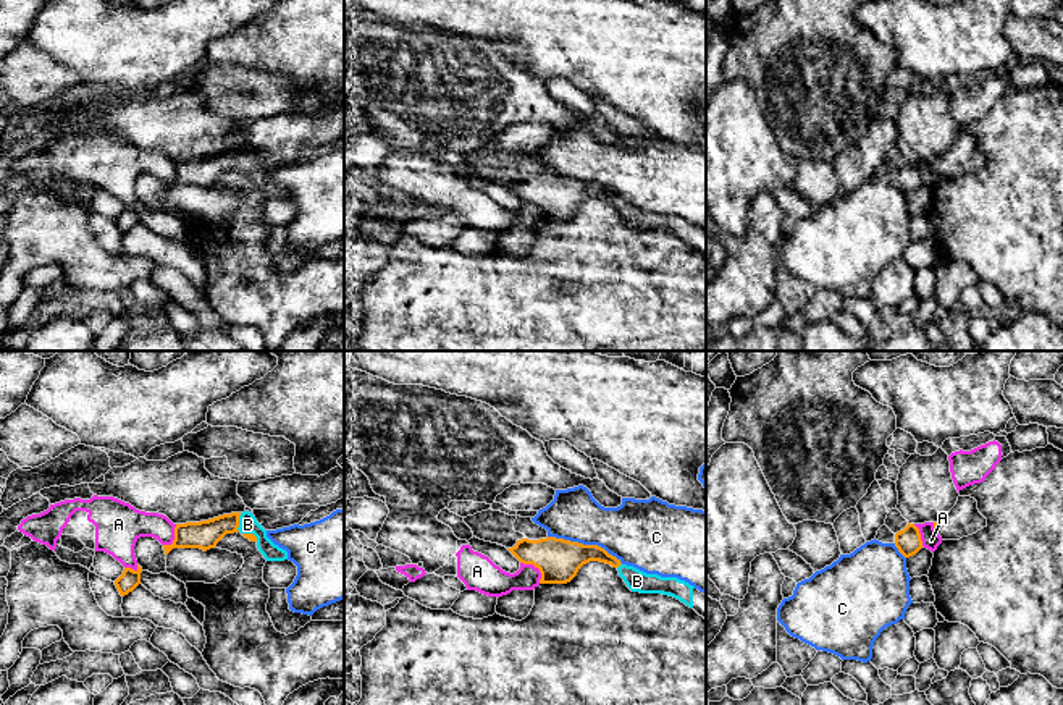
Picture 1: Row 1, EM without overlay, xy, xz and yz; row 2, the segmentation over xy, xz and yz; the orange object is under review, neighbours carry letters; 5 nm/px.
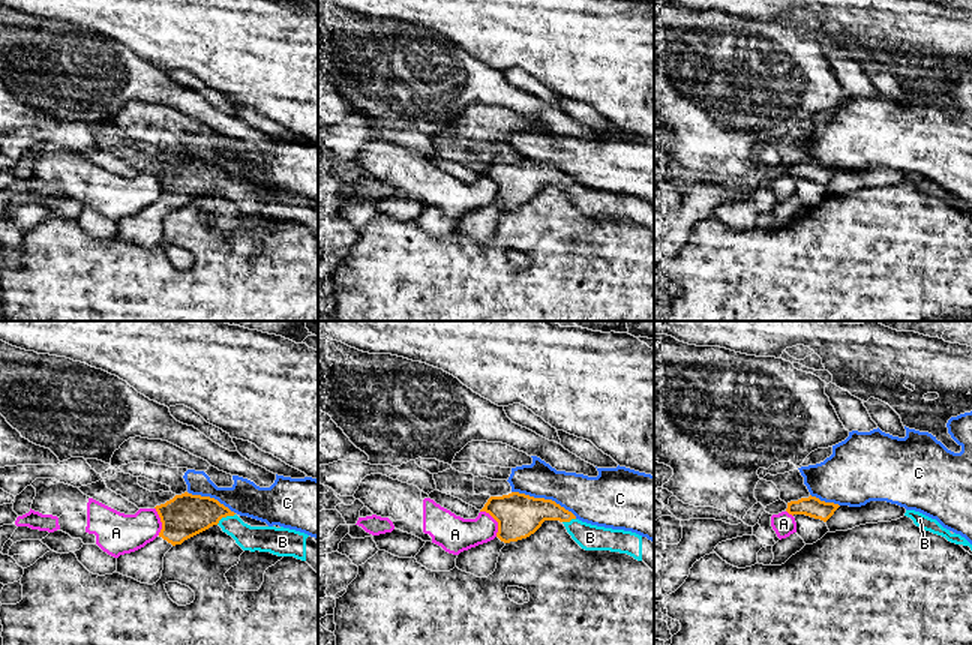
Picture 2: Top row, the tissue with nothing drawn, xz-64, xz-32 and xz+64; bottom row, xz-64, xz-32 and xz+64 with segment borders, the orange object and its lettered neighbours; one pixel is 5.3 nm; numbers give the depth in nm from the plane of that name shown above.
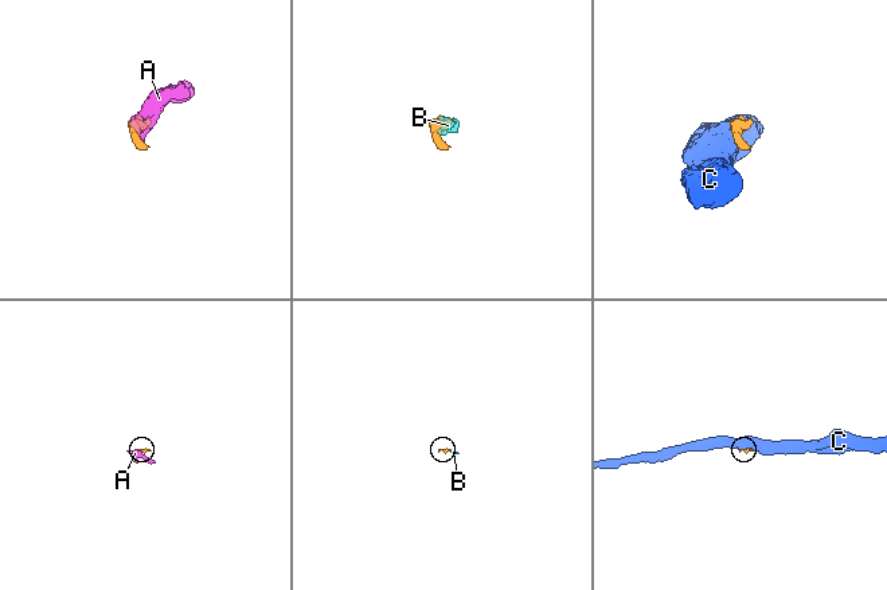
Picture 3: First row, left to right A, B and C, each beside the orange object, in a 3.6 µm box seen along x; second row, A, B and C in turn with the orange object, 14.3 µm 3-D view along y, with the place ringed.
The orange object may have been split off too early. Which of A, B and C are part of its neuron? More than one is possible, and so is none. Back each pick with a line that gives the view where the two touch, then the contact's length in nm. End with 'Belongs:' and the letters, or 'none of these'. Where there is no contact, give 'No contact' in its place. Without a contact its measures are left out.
B: Touches orange in xy. Shared border 100 nm
Belongs: B

